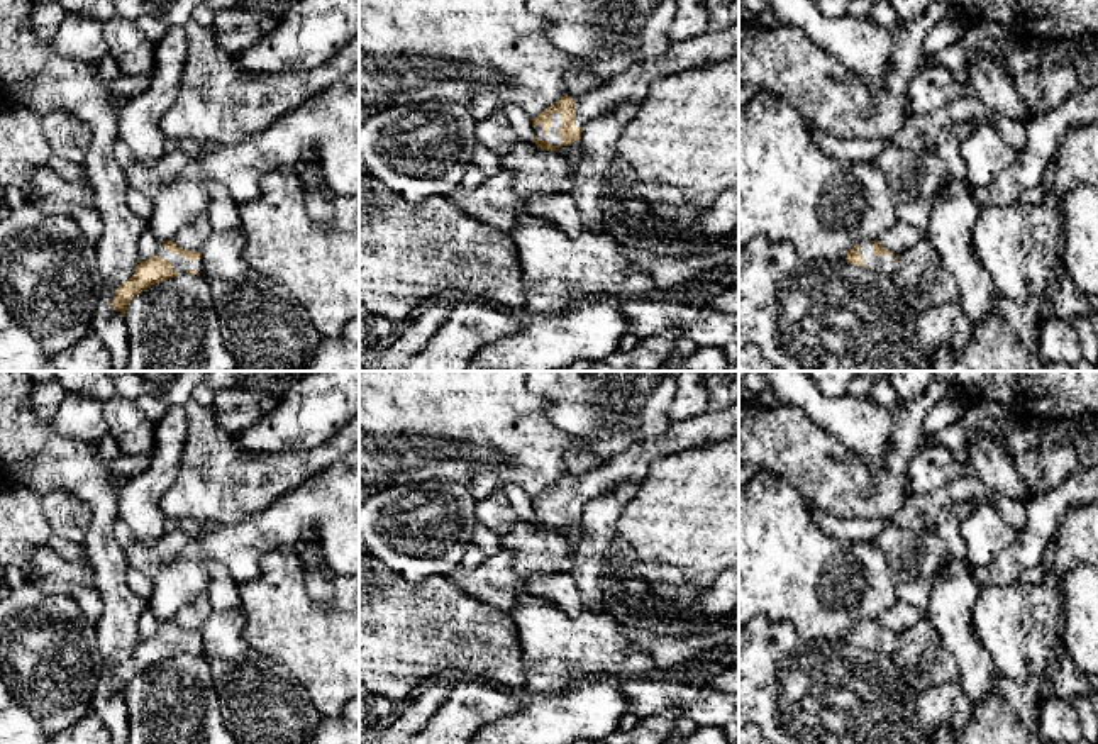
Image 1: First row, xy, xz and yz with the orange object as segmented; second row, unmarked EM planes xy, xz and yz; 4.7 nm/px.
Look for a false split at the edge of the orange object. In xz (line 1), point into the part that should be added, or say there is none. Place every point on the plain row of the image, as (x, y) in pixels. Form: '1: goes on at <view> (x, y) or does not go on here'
1: goes on at xz (632, 465)

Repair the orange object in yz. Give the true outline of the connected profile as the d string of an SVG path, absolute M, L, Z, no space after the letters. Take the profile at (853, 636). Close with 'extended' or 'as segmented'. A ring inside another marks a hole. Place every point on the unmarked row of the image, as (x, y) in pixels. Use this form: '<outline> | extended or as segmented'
M869 620L856 624L852 629L849 629L846 641L871 651L893 656L898 636L884 629L879 622Z | extended

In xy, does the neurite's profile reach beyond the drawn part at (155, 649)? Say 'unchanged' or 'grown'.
grown

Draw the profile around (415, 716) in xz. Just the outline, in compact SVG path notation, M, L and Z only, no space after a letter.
M447 681L430 686L415 702L408 703L403 713L386 729L378 730L374 737L363 744L408 744L447 700L449 688L451 683Z

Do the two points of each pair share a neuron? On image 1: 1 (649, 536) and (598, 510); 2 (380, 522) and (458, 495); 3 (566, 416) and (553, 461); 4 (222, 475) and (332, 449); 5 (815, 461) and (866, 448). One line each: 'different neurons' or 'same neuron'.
1: different neurons
2: same neuron
3: different neurons
4: same neuron
5: different neurons

